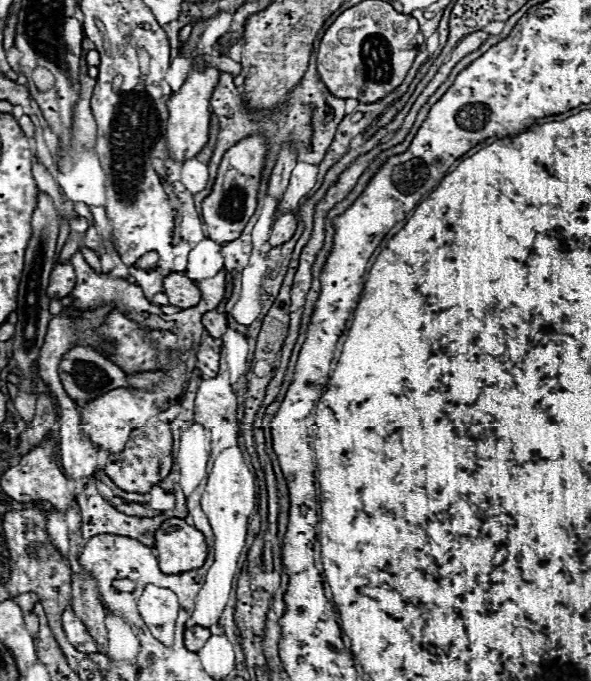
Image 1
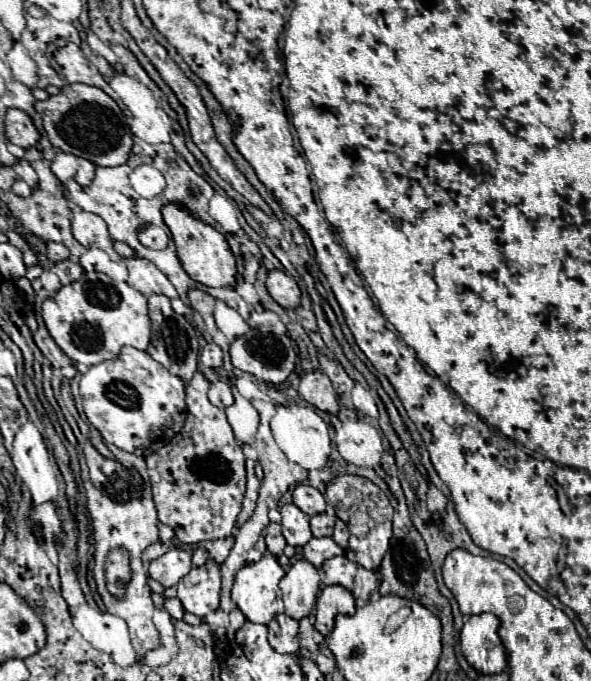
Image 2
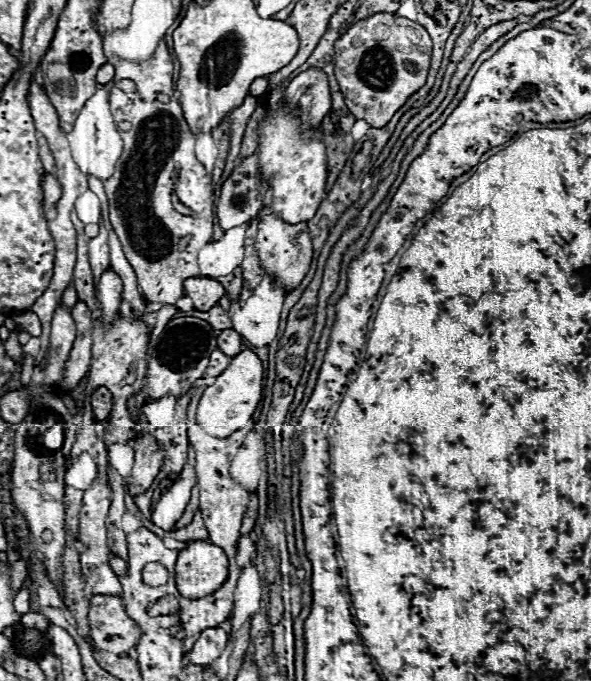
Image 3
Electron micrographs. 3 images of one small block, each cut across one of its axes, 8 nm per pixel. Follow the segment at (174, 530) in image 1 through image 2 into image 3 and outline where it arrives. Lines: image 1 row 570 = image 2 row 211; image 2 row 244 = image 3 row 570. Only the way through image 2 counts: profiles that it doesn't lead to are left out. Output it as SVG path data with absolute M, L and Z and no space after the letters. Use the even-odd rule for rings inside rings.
M194 540L188 542L188 548L180 552L176 560L176 586L180 594L188 600L204 598L208 594L214 594L228 578L228 556L220 546L214 546L206 540Z

